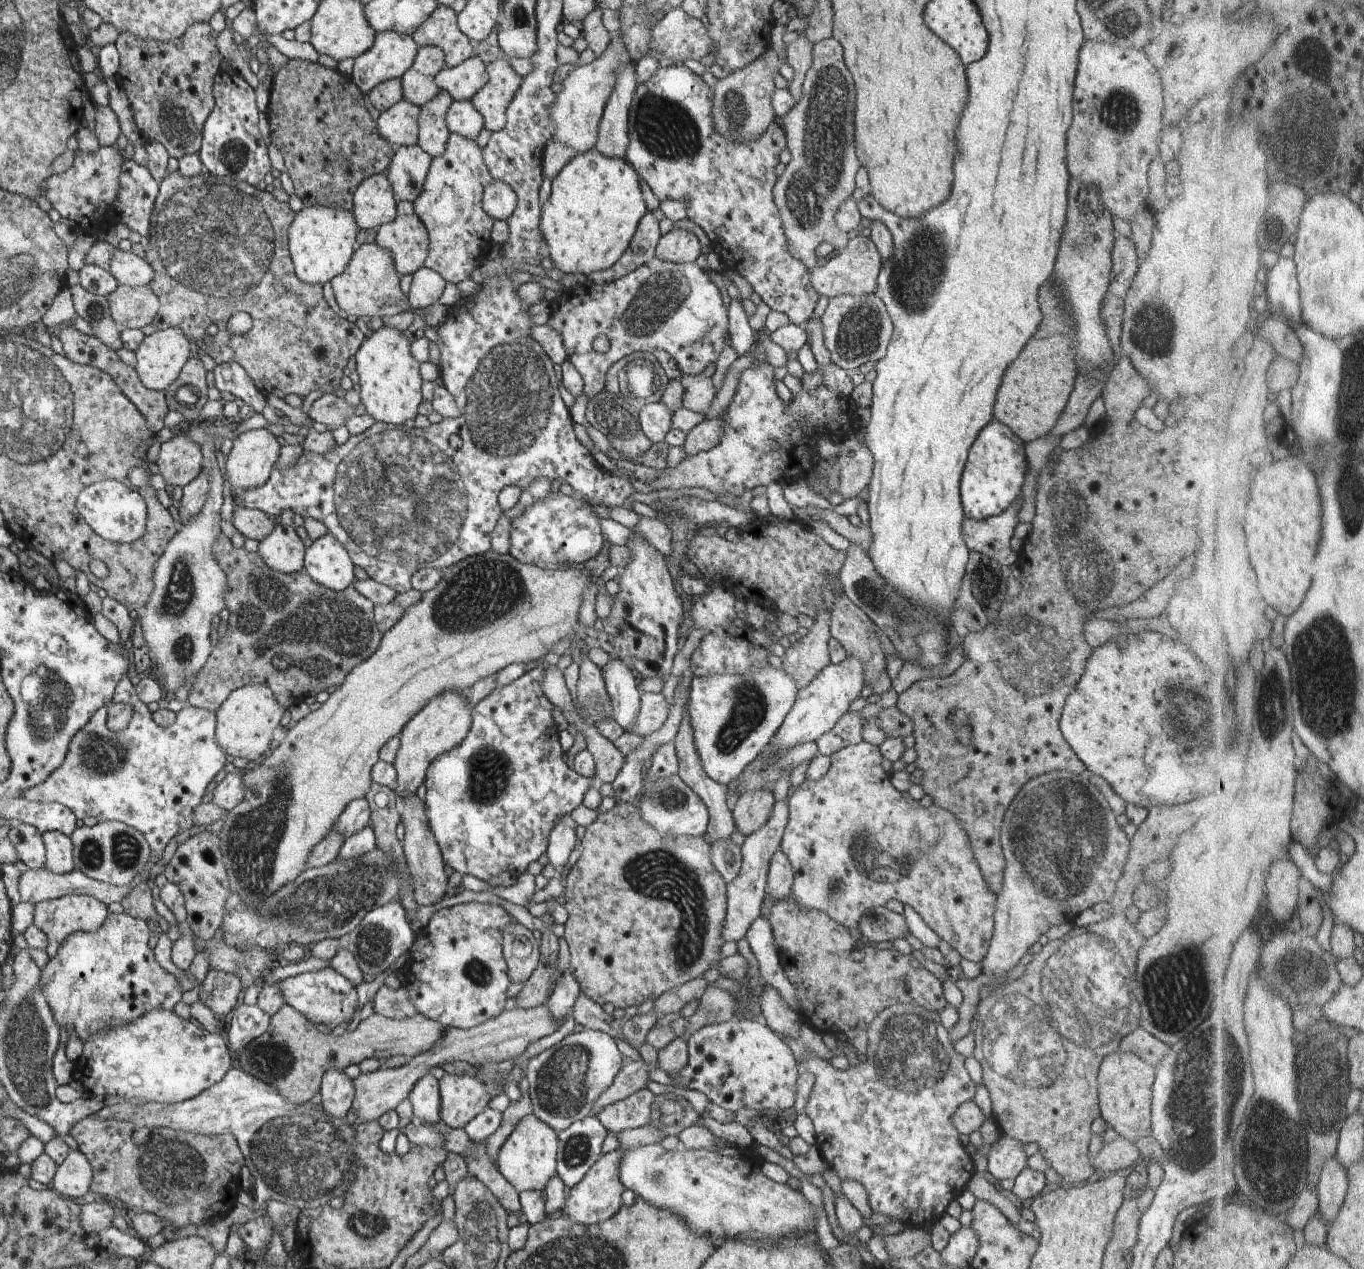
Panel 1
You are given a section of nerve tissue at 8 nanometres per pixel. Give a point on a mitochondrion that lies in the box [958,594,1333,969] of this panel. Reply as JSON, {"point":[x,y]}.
{"point":[1058,832]}

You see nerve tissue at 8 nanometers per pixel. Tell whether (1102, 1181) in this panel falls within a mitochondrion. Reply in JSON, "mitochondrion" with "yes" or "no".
{"mitochondrion":"no"}

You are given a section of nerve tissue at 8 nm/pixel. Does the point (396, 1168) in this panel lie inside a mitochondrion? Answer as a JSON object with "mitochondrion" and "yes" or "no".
{"mitochondrion":"no"}

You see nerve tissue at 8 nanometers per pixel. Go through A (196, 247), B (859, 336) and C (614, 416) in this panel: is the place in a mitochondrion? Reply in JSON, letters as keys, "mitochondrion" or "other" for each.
{"A":"mitochondrion","B":"mitochondrion","C":"mitochondrion"}

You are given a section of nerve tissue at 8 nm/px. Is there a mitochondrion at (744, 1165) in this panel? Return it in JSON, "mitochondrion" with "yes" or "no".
{"mitochondrion":"no"}

